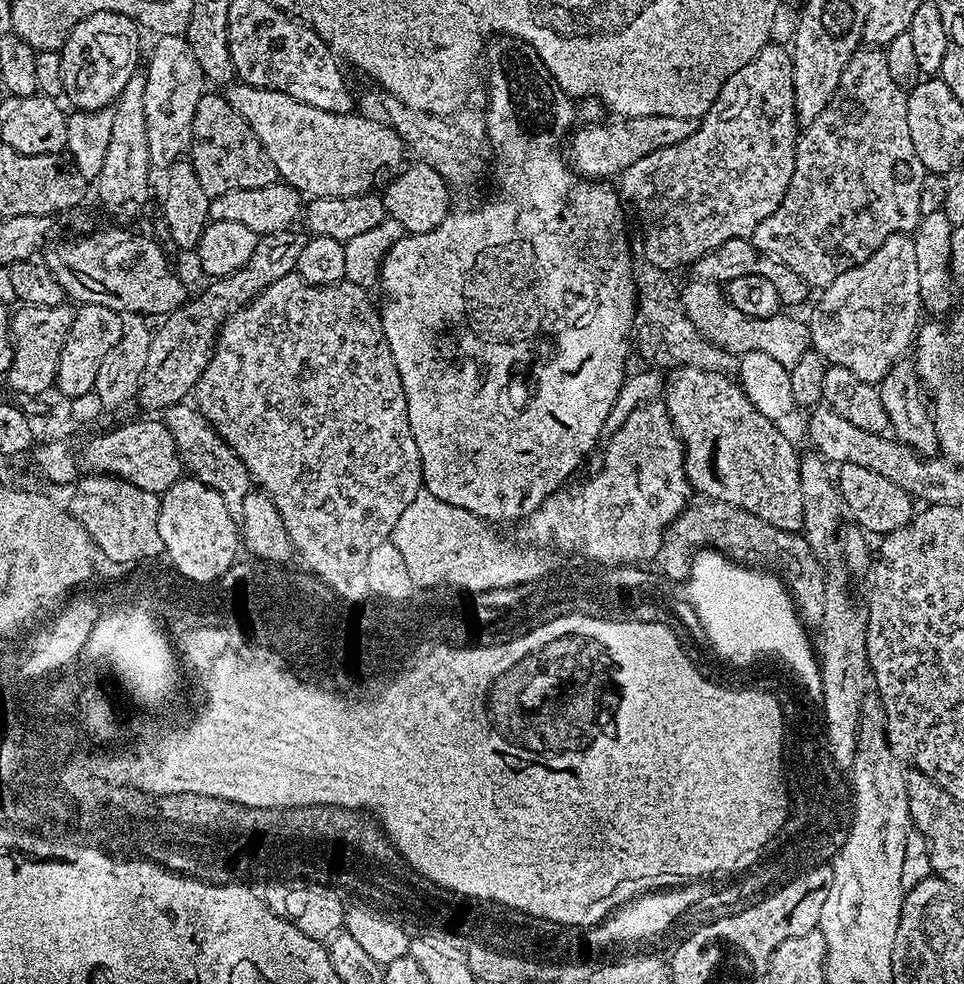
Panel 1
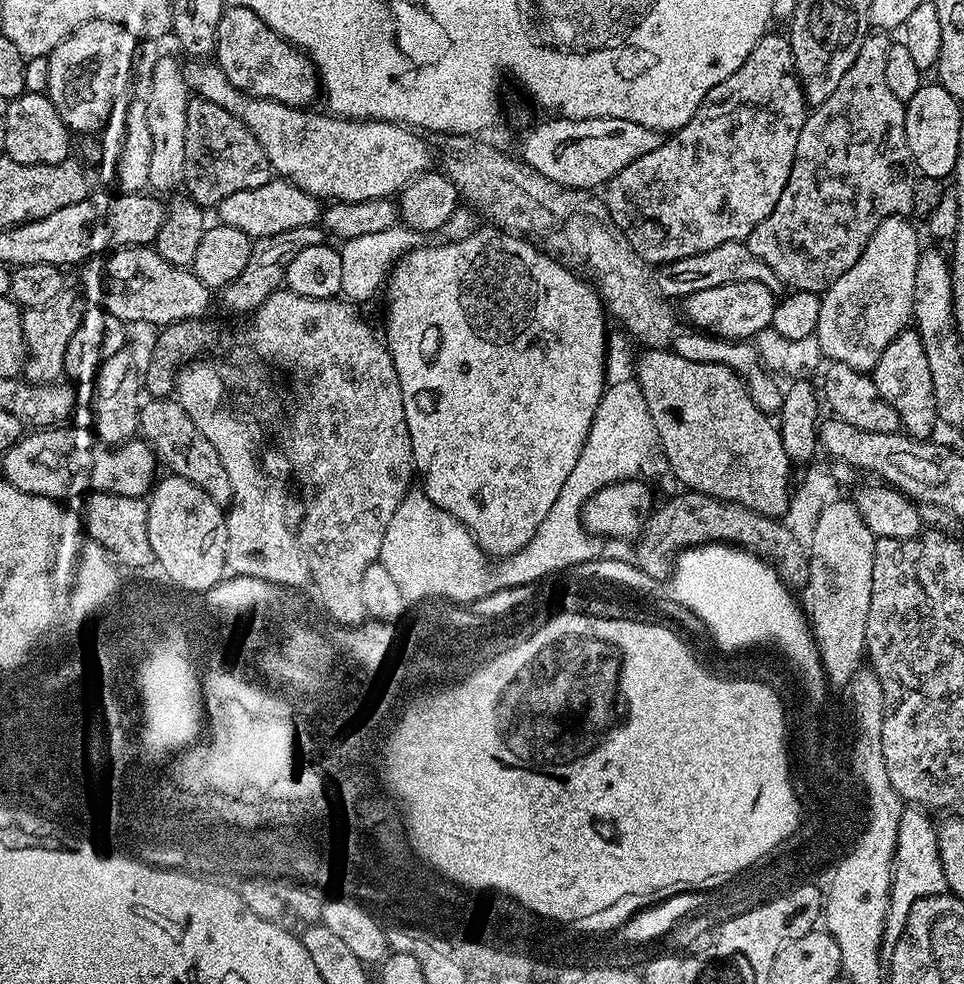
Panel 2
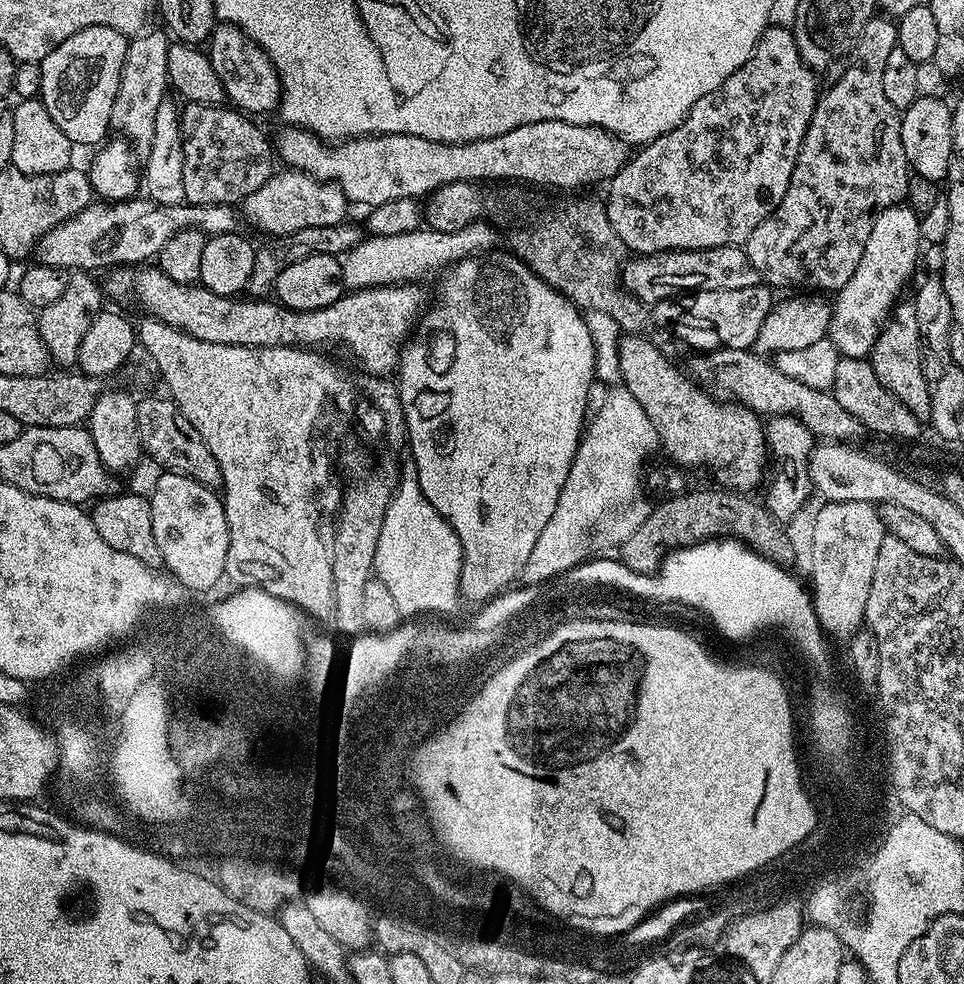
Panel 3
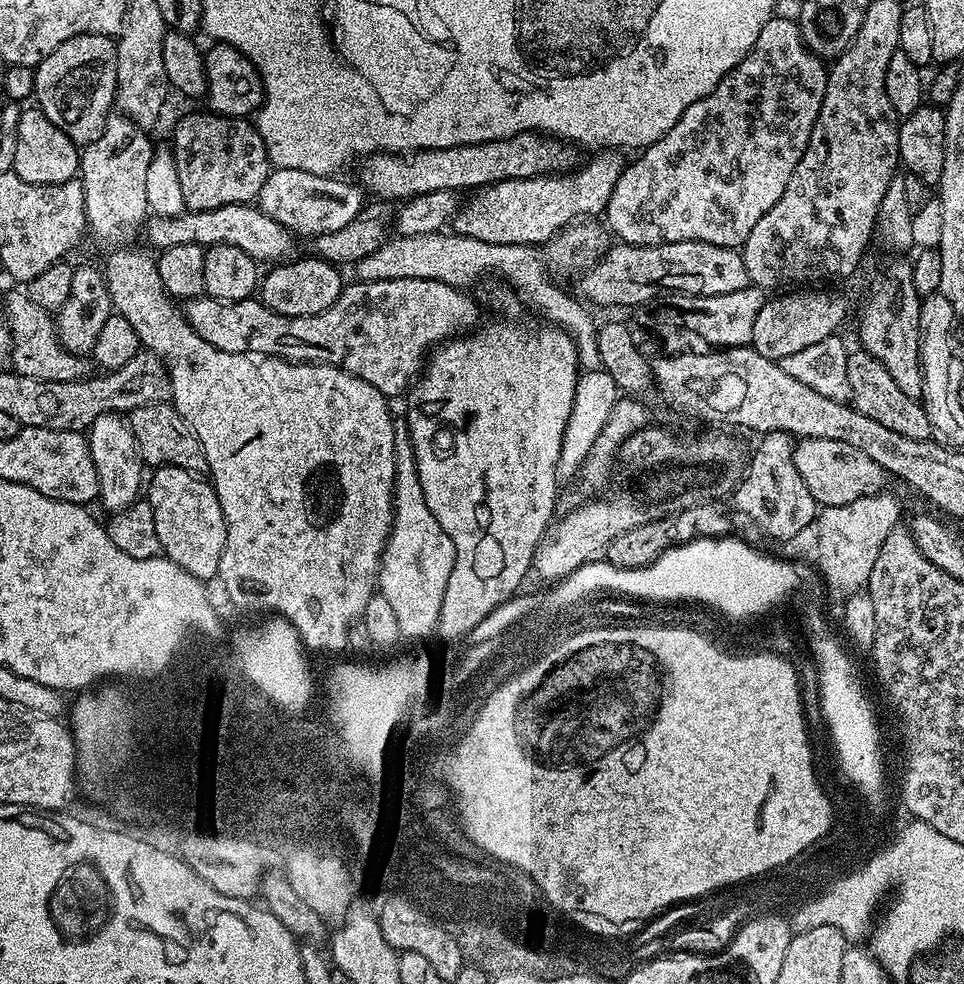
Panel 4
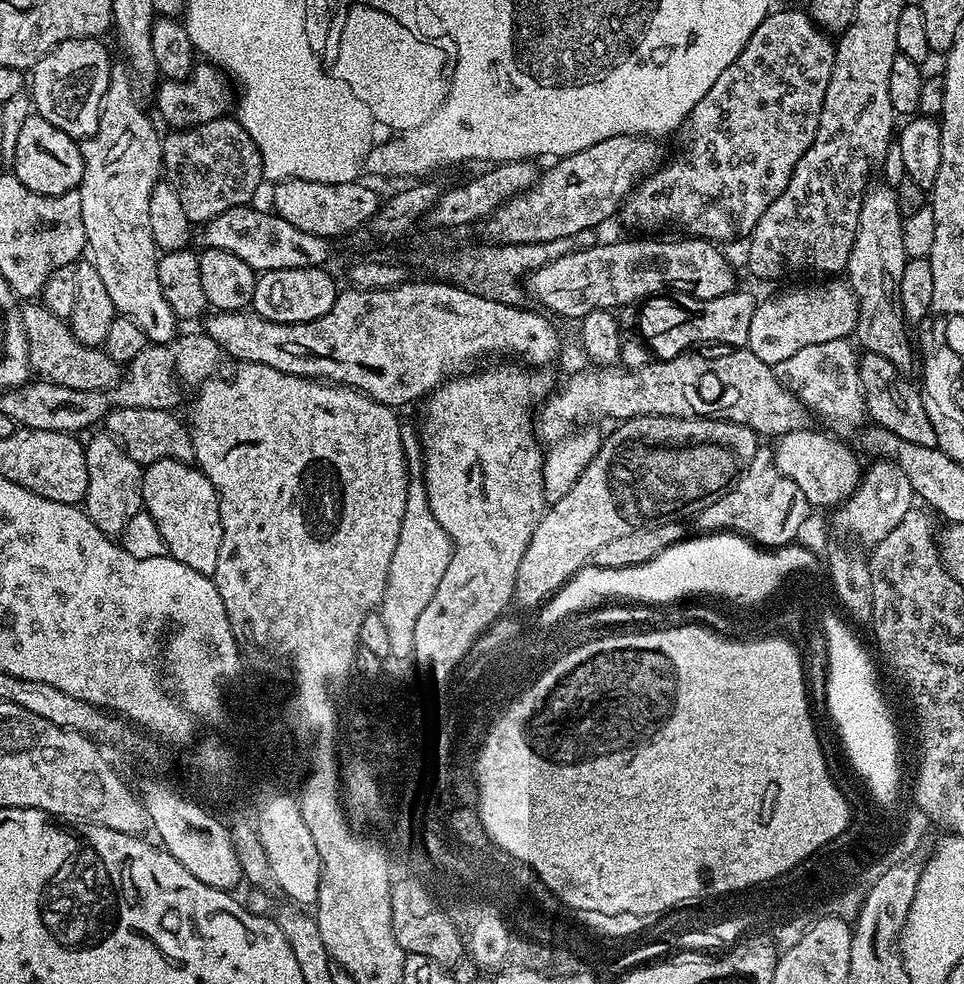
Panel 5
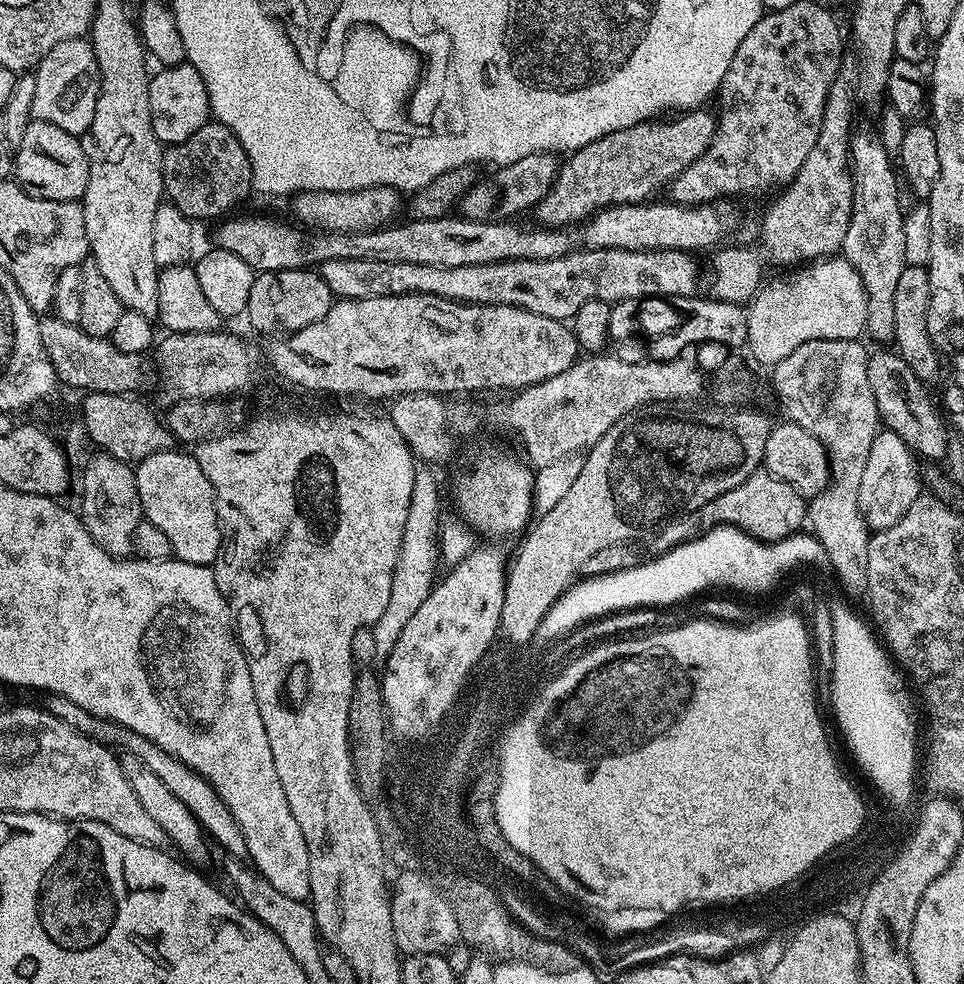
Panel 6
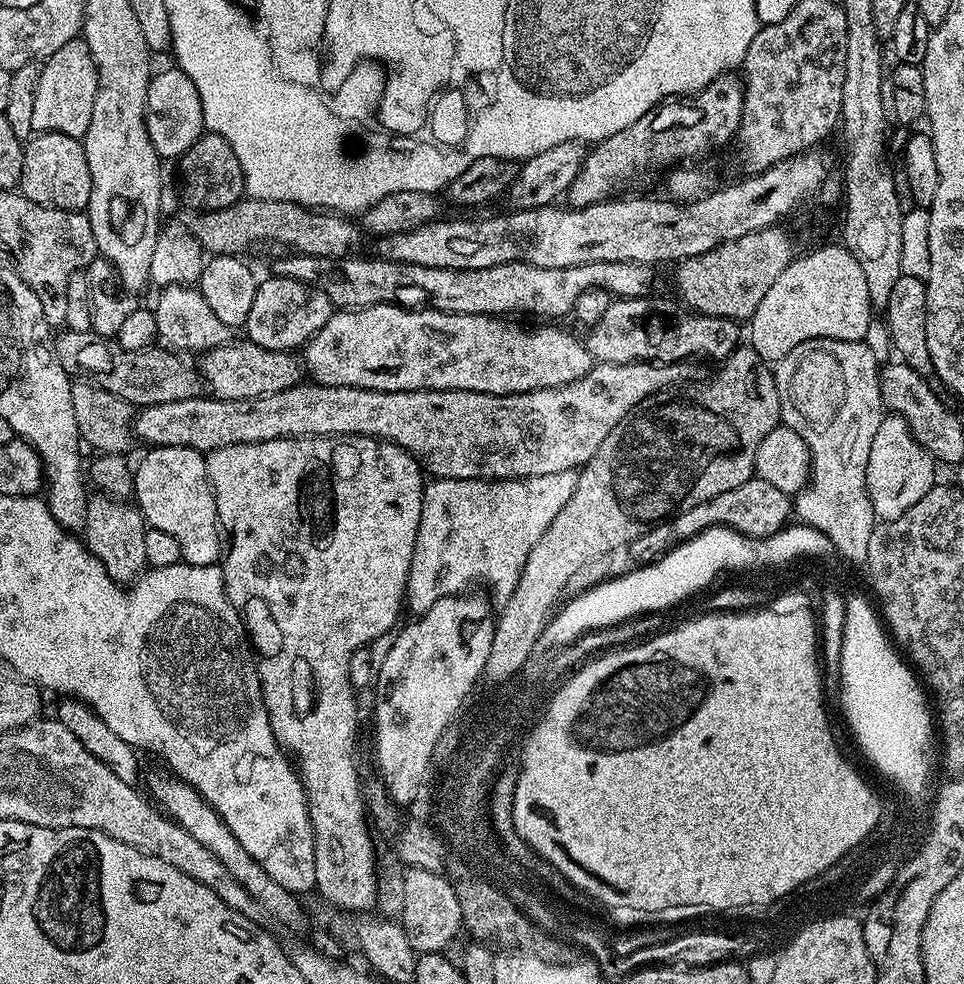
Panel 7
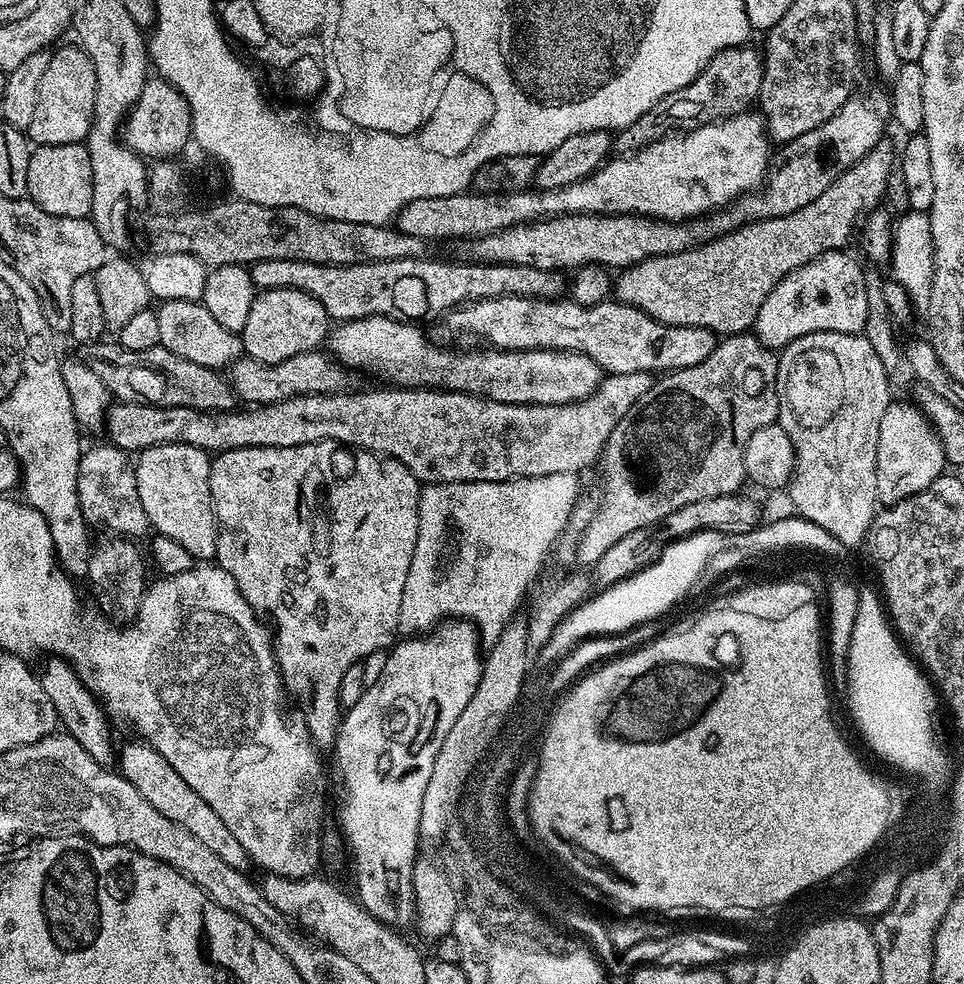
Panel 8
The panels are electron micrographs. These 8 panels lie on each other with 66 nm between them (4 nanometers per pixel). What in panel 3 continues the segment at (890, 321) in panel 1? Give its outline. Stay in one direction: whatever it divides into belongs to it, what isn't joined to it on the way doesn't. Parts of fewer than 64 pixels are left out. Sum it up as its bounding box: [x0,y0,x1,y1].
[827,202,922,359]

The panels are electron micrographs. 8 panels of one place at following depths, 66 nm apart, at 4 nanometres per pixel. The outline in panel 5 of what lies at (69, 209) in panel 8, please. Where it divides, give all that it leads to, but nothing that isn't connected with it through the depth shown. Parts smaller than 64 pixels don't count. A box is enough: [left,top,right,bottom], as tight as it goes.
[10,114,84,196]

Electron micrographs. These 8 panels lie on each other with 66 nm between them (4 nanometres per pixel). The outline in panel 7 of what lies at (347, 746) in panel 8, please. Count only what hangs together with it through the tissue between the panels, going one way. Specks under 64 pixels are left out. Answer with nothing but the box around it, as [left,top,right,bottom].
[372,594,494,805]

